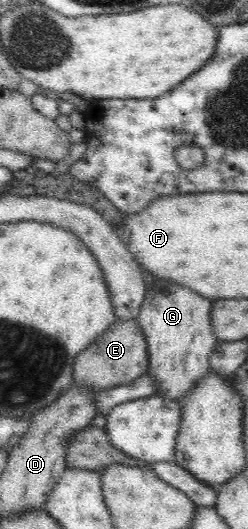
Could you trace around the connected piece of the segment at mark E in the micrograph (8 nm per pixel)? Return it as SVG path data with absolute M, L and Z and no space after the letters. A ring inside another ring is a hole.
M137 319L113 322L96 340L88 345L74 360L73 384L84 389L107 389L131 383L148 370L146 339Z

